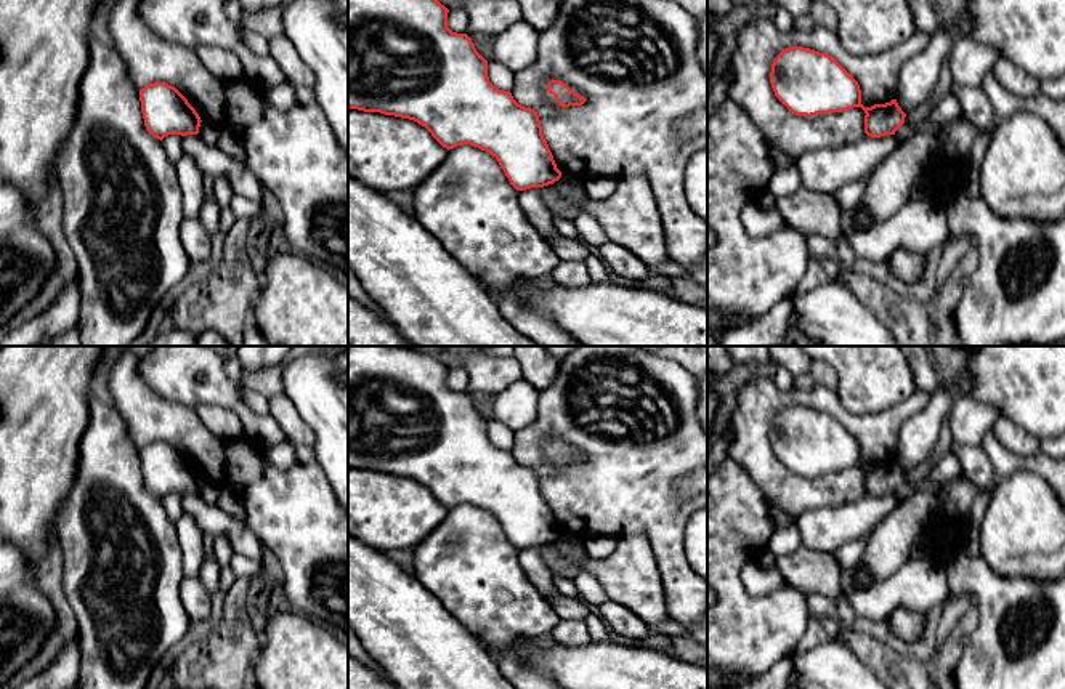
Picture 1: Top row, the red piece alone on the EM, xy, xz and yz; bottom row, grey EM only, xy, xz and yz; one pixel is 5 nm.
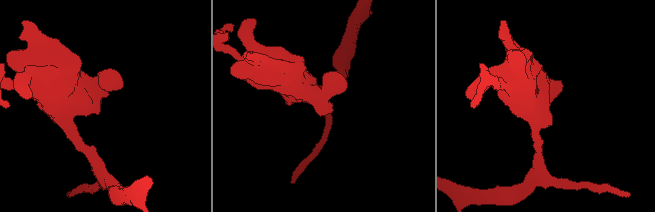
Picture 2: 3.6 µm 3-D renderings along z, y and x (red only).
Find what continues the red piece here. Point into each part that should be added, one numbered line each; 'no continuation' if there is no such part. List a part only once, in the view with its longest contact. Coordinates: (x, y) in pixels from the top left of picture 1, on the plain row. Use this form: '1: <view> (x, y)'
no continuation

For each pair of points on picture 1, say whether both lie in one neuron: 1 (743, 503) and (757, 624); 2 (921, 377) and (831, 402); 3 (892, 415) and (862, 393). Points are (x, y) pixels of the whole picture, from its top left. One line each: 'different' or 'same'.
1: same
2: different
3: different

